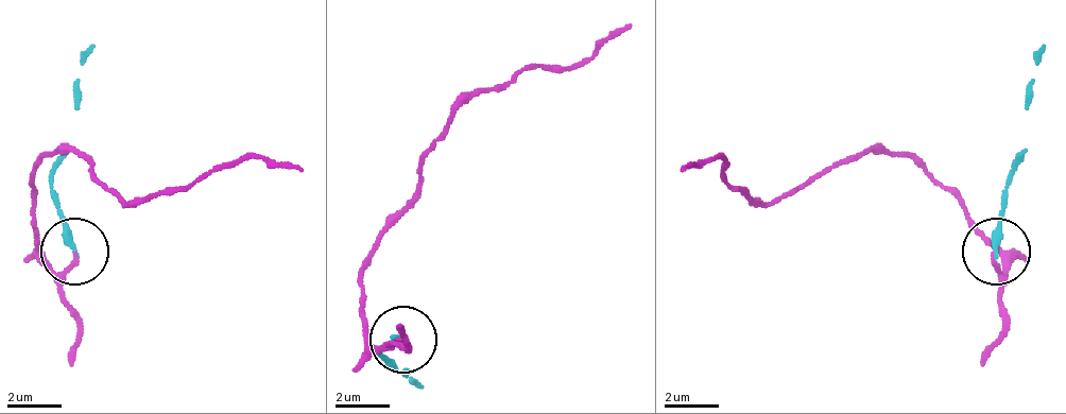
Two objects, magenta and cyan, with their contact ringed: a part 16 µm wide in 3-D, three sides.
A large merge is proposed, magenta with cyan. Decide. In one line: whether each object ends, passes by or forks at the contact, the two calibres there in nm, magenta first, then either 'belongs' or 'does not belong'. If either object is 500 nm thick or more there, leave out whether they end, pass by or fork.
magenta ends | cyan ends | 150/280 nm | belongs

